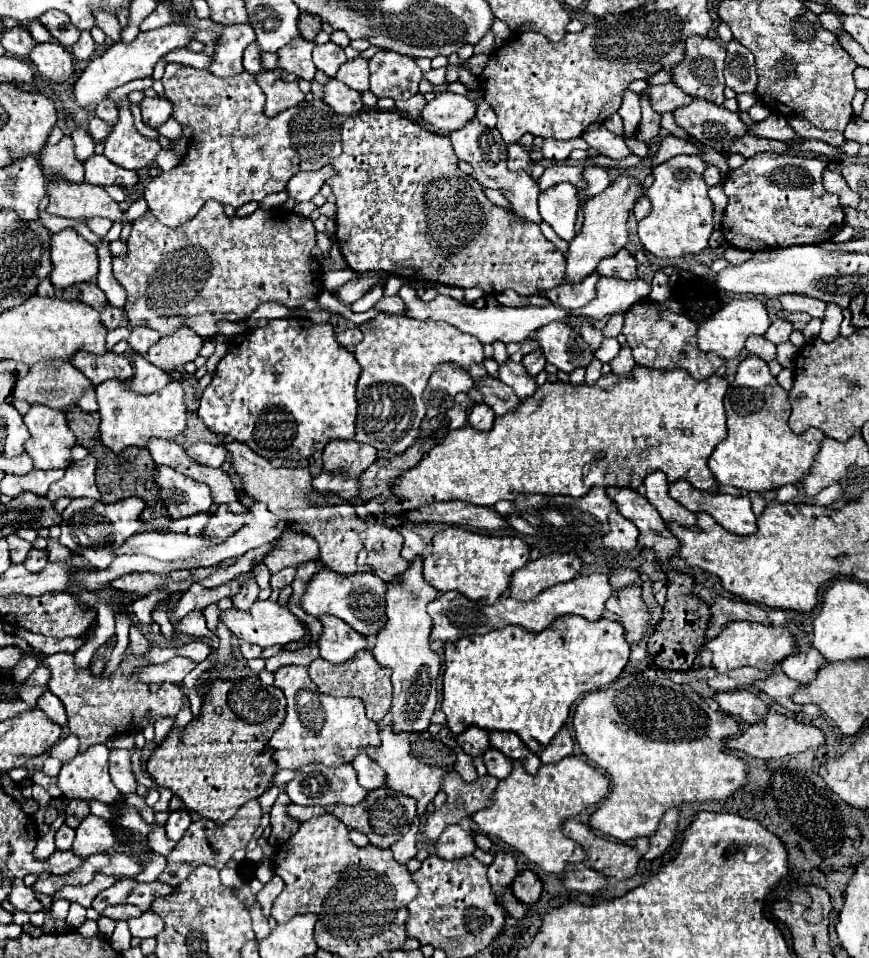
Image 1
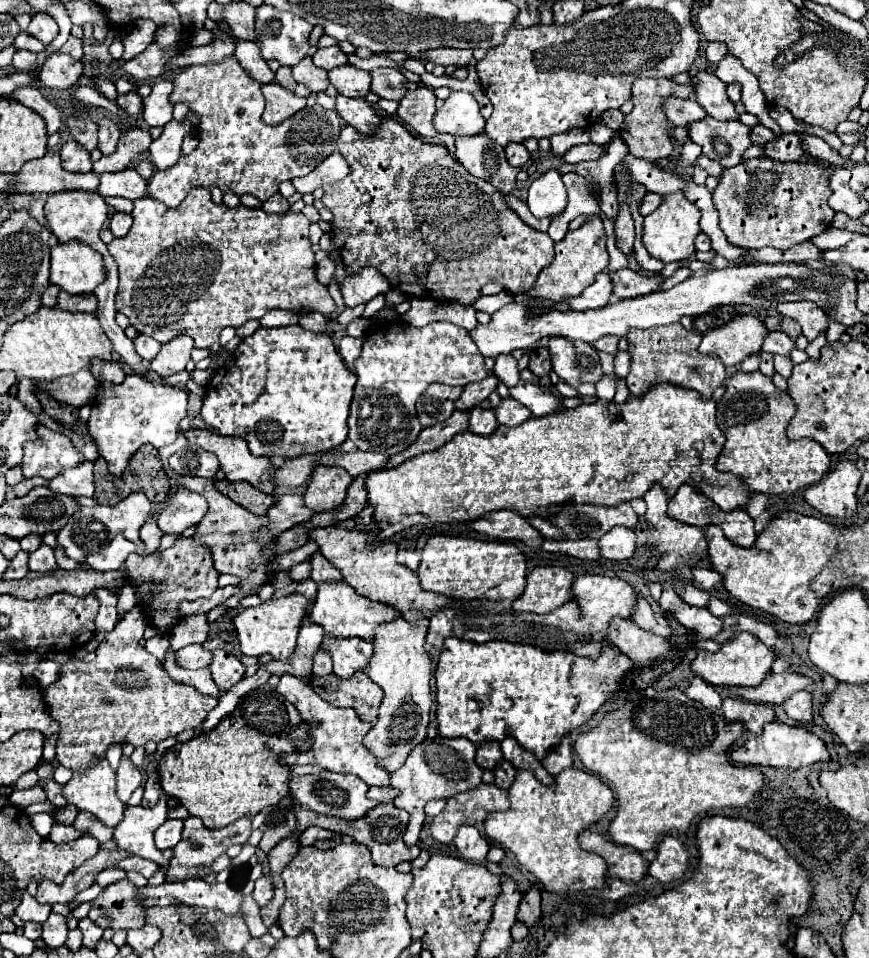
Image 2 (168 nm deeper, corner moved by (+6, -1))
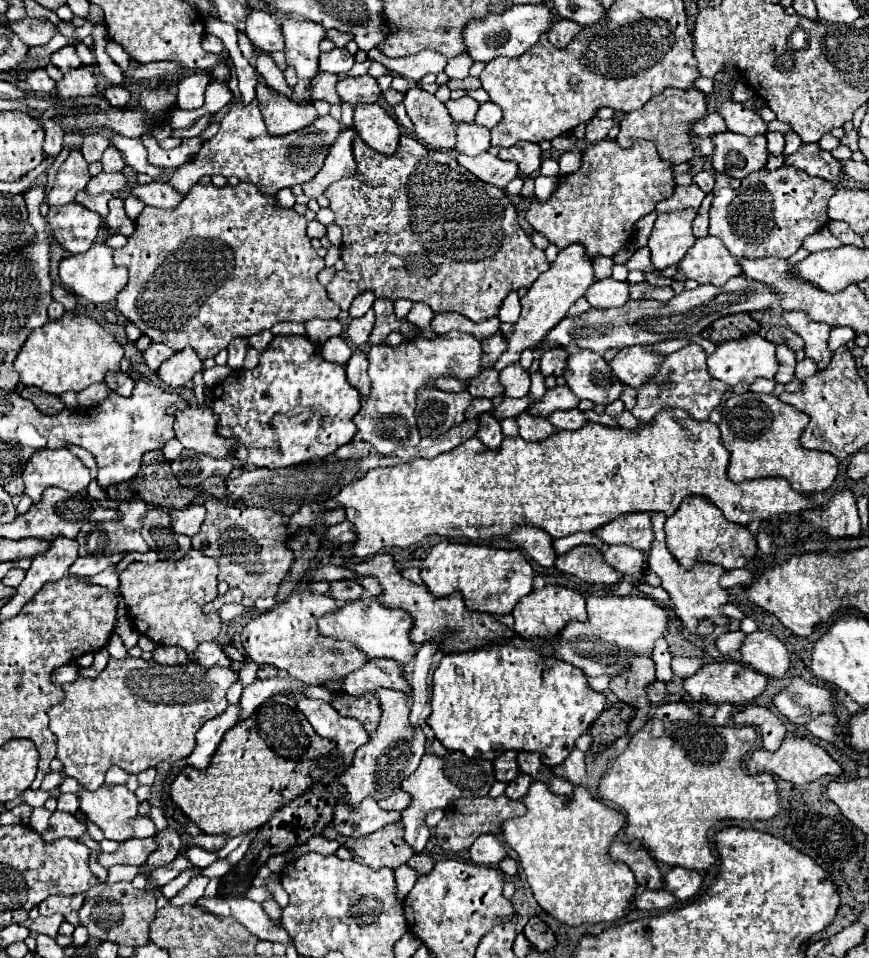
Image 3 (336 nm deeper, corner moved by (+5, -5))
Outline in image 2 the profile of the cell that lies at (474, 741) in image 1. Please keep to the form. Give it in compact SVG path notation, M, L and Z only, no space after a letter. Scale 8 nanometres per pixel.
M488 742L488 744L480 744L476 750L476 764L484 770L494 770L498 766L498 762L502 762L502 750L500 750L500 742Z

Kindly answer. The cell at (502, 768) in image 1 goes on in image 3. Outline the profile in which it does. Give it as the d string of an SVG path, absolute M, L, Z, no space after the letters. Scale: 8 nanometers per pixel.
M519 774L513 782L507 784L507 790L505 790L507 798L511 798L511 800L521 800L521 796L525 796L531 780L533 780L533 778L527 776L527 774Z

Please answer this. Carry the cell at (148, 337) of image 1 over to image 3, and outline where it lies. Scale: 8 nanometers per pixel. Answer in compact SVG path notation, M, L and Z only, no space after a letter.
M151 342L149 348L143 352L143 358L145 358L145 364L147 364L151 370L157 370L157 368L161 366L161 362L167 360L171 354L173 354L173 350L167 348L165 344Z

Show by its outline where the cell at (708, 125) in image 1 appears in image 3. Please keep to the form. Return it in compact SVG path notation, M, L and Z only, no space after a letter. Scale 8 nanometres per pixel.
M719 132L711 136L715 150L711 156L713 168L733 178L745 178L747 174L761 170L767 162L767 140L759 136L739 136L735 132Z

